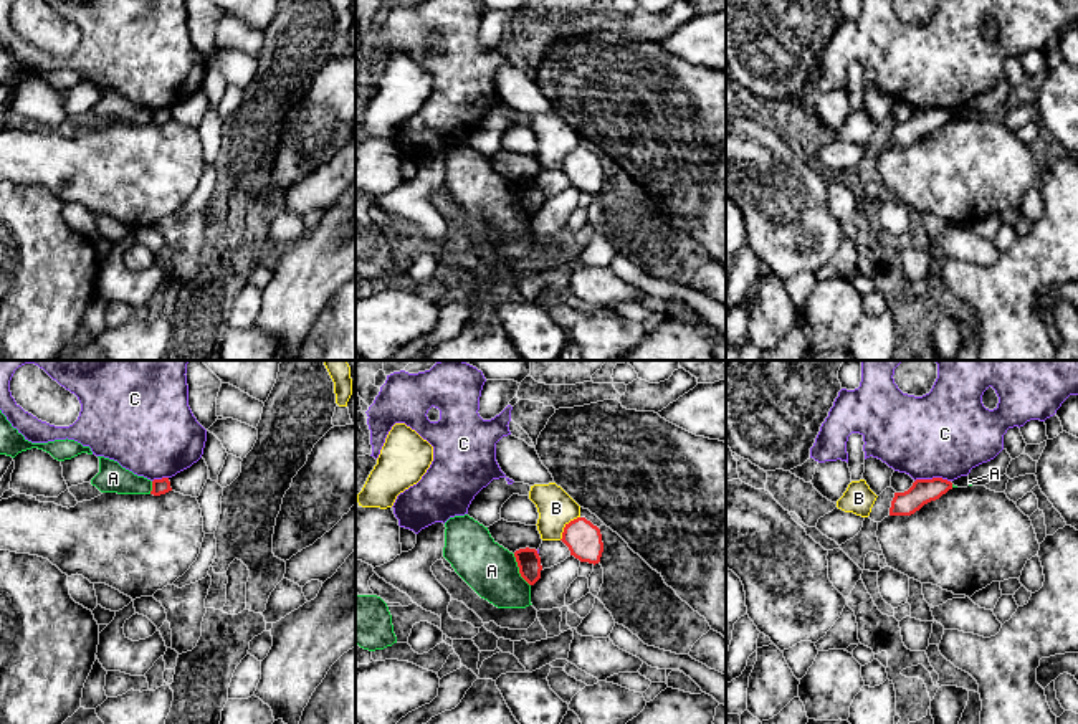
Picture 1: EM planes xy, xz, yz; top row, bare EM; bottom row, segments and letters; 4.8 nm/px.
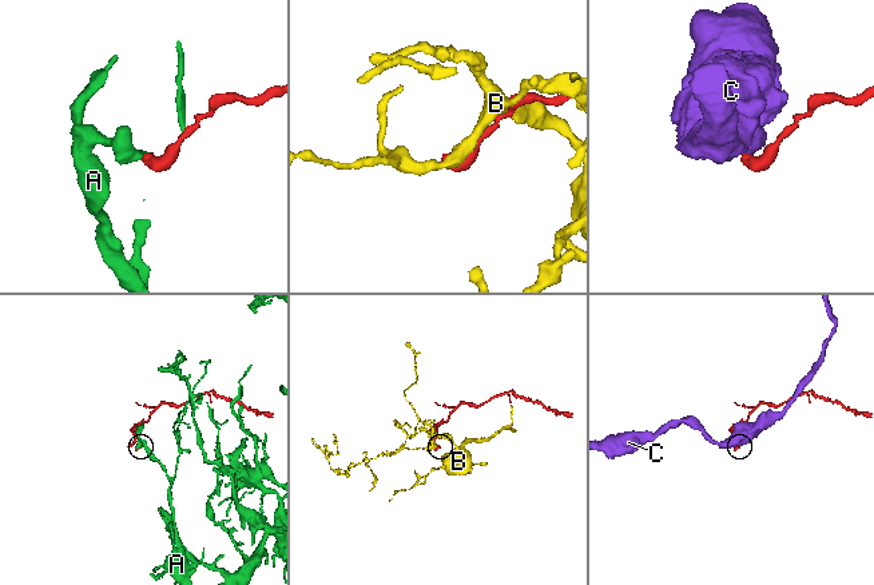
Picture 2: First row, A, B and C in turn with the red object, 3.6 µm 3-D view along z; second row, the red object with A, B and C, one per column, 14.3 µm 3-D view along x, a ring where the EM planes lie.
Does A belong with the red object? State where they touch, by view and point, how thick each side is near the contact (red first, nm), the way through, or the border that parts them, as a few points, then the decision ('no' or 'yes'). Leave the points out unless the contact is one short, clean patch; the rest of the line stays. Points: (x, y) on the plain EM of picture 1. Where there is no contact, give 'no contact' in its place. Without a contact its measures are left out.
meets red in xz at (519, 200); 110 nm thick on the red side, 260 nm on the other; border along xz (513, 184), (519, 205), (529, 215); no

